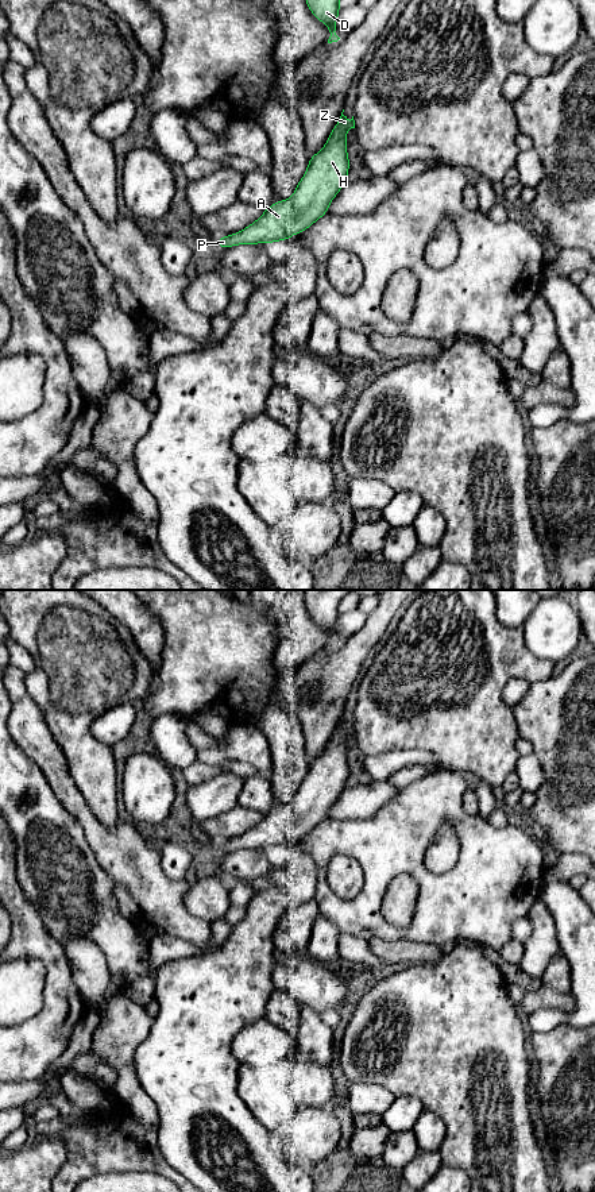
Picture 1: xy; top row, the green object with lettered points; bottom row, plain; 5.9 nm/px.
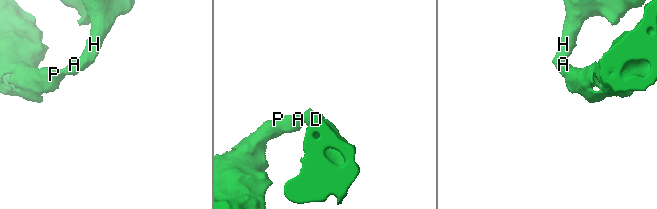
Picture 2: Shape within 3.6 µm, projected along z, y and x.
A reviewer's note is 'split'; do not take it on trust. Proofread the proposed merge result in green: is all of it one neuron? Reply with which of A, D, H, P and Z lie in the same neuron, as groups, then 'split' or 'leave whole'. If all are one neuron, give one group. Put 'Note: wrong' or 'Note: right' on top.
Note: wrong
A D H P Z; leave whole

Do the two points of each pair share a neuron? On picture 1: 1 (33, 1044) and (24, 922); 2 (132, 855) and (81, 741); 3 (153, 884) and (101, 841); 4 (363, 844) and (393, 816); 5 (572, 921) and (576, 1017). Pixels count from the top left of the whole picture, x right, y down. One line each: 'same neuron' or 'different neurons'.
1: same neuron
2: different neurons
3: same neuron
4: same neuron
5: same neuron

